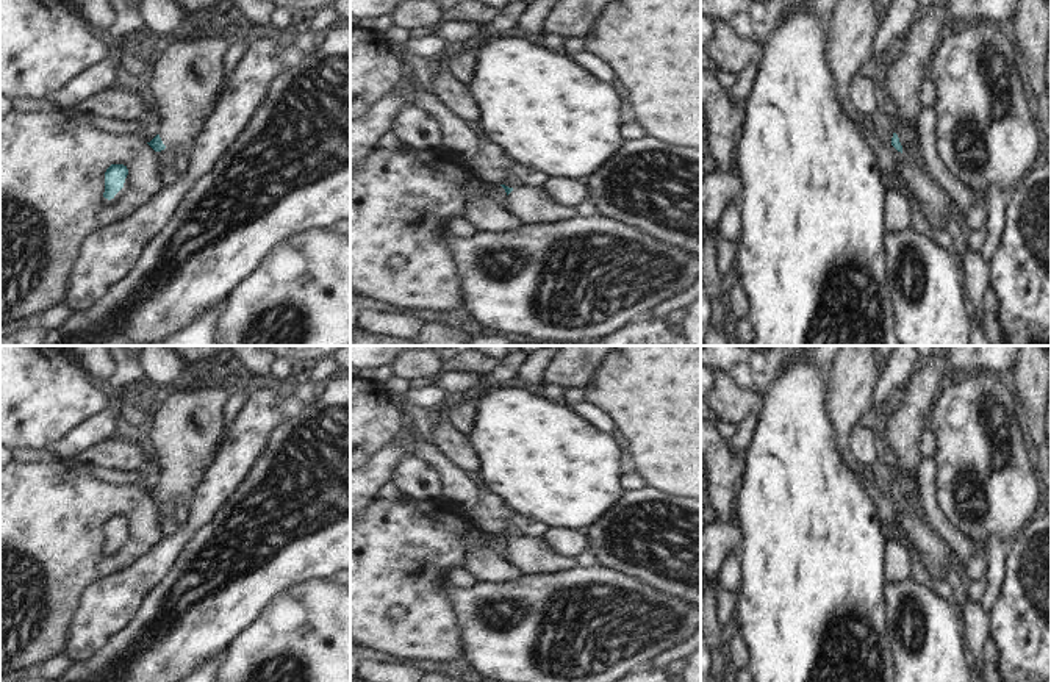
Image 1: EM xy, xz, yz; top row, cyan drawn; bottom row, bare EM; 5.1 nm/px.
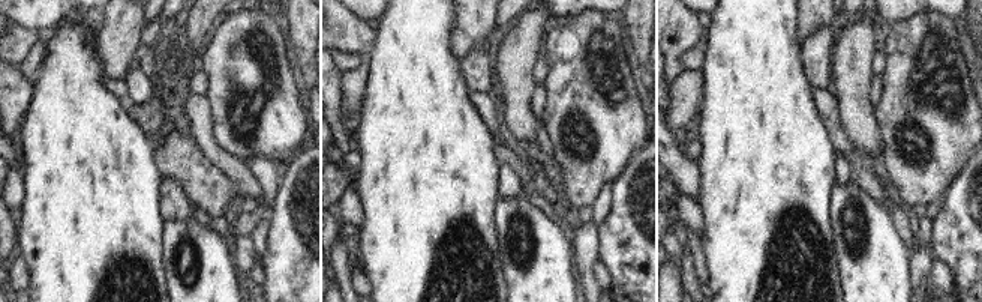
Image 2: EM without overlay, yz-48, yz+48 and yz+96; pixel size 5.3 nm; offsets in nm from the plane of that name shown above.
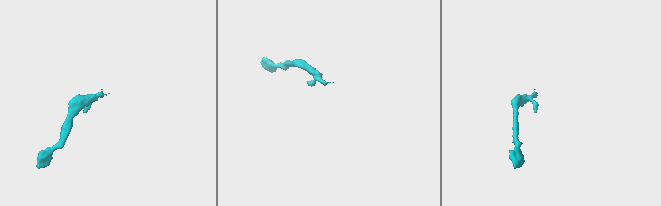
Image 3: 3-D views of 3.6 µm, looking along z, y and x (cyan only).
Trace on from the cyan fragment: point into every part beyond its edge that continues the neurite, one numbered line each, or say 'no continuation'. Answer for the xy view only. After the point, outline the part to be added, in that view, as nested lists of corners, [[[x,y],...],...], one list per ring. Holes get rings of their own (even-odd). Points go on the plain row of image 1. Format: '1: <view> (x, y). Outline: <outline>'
1: xy (185, 427). Outline: [[[213,382],[178,386],[158,402],[149,418],[145,430],[152,435],[160,460],[158,485],[166,499],[191,504],[194,488],[214,458],[228,394],[228,389]]]

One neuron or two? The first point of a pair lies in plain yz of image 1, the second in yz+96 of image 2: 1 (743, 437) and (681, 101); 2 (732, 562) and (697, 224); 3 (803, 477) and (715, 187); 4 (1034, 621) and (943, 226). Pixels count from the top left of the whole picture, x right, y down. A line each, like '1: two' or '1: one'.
1: one
2: one
3: one
4: one

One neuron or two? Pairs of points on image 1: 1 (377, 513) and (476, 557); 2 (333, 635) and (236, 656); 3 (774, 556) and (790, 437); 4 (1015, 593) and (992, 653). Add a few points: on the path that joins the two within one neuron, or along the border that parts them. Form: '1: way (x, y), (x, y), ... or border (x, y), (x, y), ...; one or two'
1: border (487, 546), (473, 546), (465, 557), (463, 567); two
2: way (310, 649), (286, 649), (272, 656), (260, 656); one
3: way (790, 526), (790, 466); one
4: border (990, 634), (998, 648), (998, 660); two

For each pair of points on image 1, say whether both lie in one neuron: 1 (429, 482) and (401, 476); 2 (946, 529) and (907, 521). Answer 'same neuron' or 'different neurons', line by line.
1: same neuron
2: different neurons

